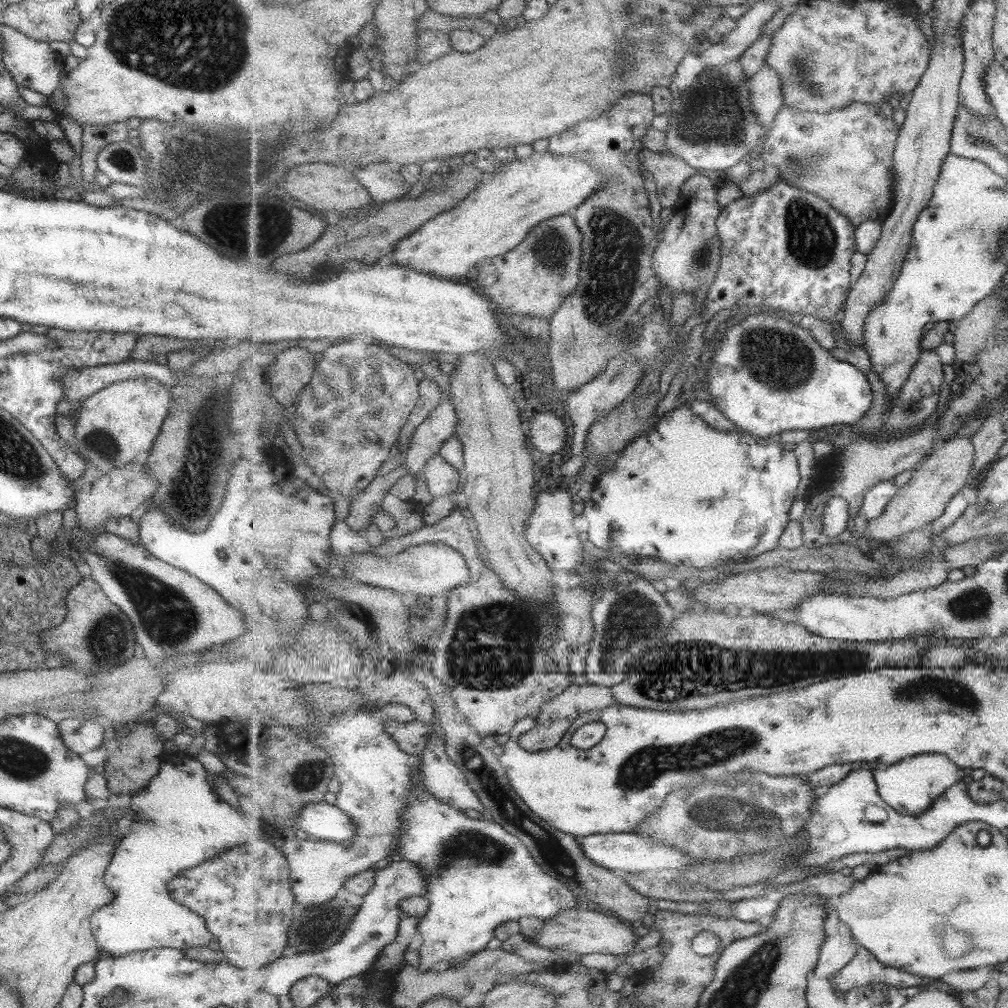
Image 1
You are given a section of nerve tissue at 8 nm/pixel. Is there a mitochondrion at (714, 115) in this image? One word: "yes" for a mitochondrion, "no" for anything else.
yes

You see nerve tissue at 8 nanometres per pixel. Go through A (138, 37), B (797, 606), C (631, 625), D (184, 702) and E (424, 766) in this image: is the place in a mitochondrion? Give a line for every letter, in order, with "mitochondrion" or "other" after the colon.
A: mitochondrion
B: other
C: mitochondrion
D: other
E: other

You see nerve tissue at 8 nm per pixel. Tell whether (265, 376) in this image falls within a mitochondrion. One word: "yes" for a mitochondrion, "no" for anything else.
no

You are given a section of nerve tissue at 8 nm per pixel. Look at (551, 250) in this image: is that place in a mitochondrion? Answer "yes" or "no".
yes

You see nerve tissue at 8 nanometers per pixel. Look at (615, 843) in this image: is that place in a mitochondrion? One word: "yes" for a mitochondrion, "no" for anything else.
no

